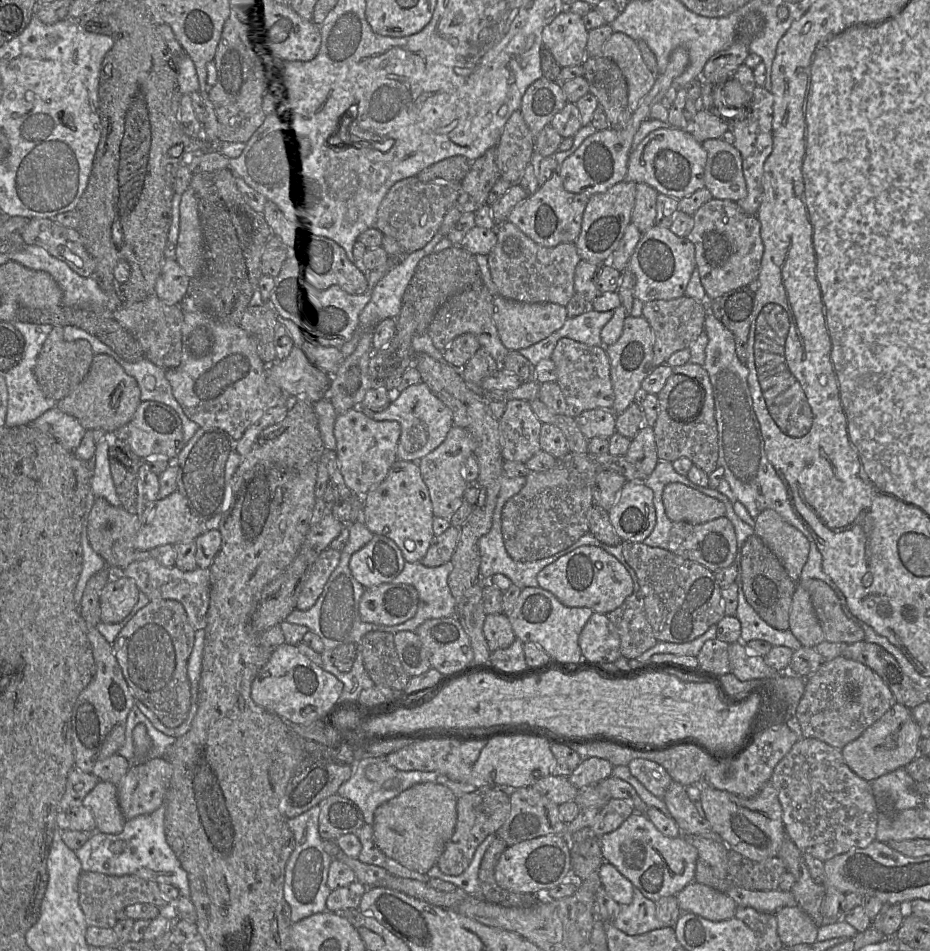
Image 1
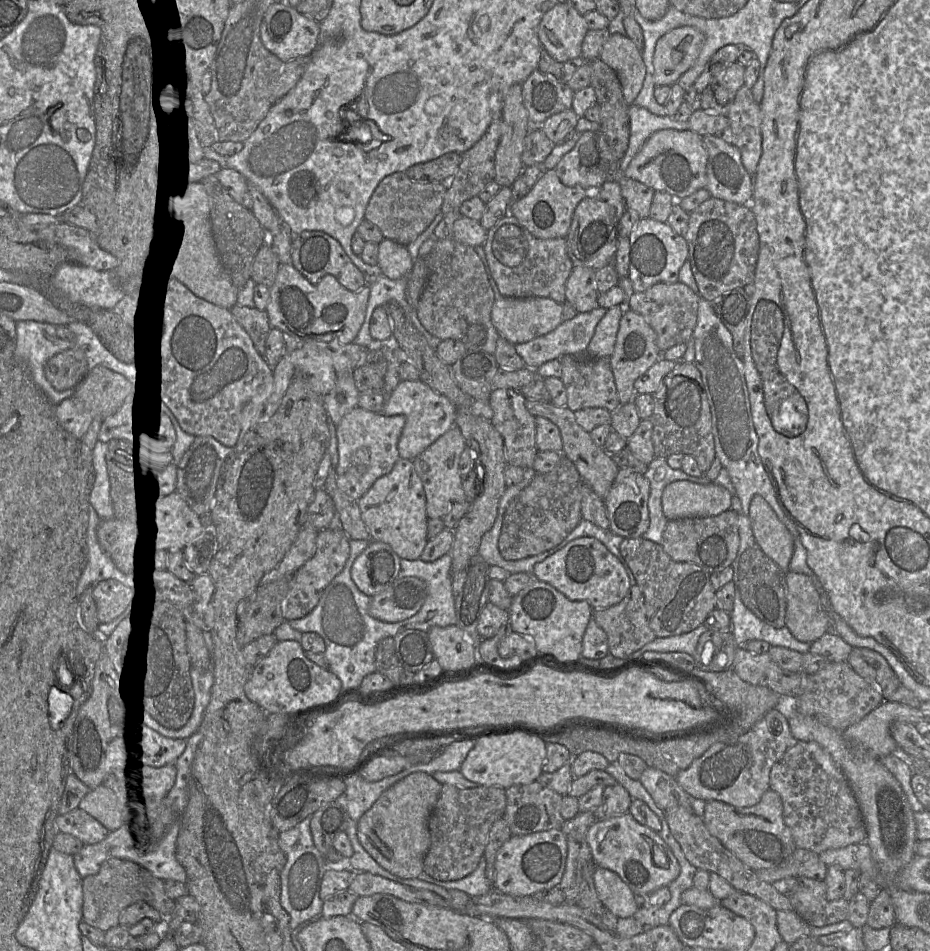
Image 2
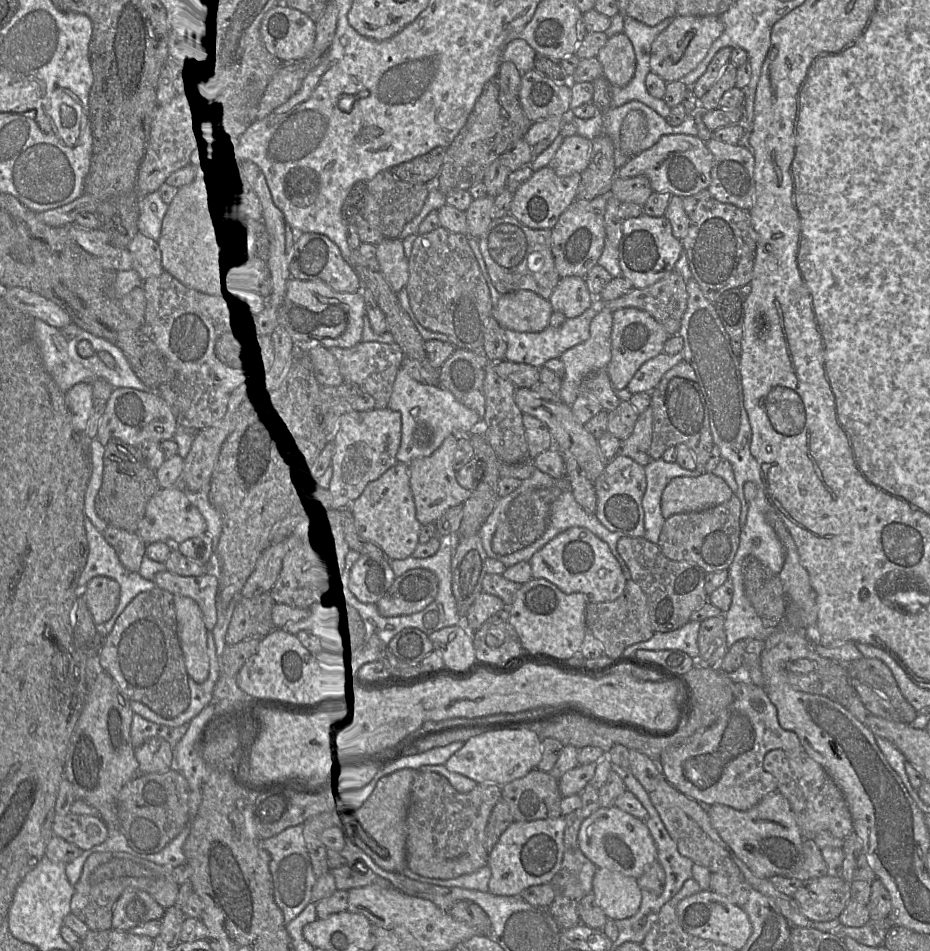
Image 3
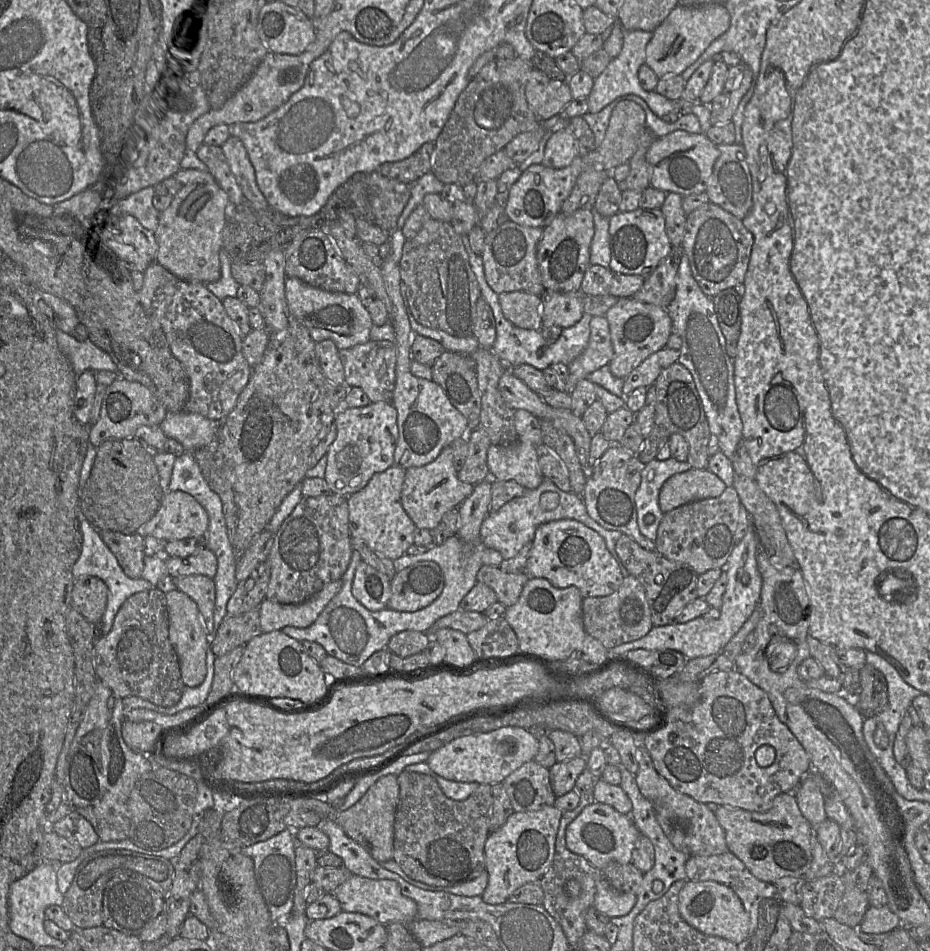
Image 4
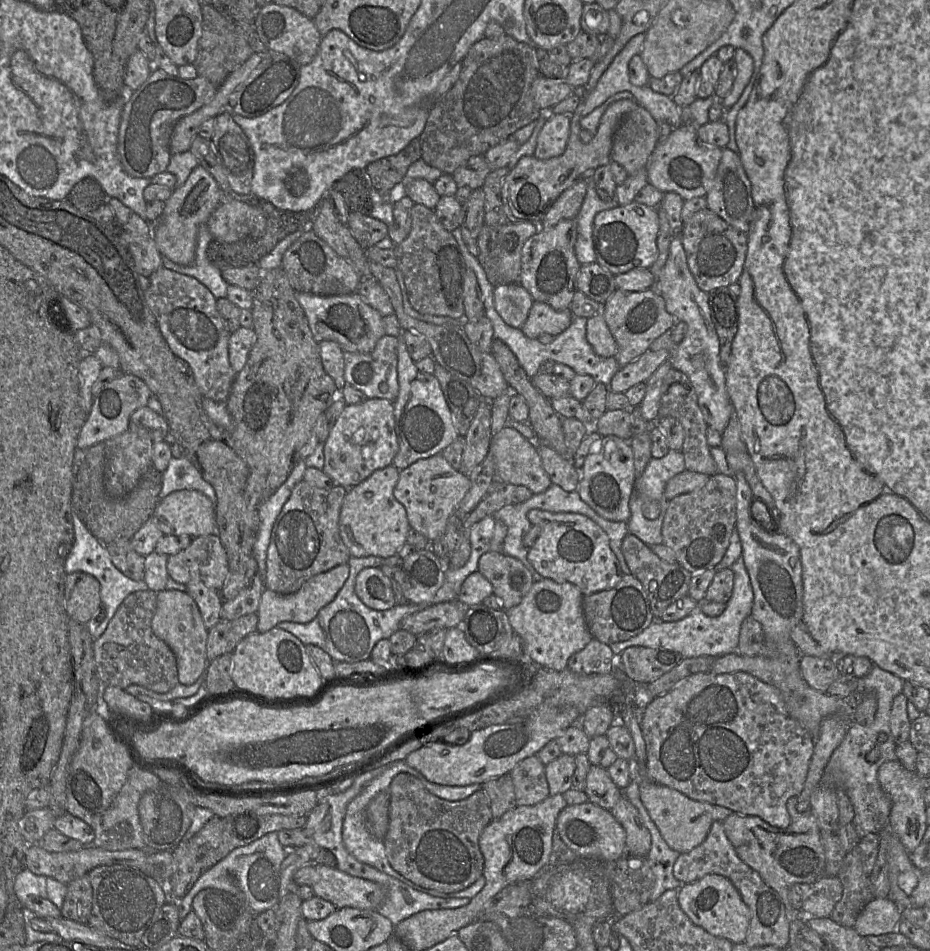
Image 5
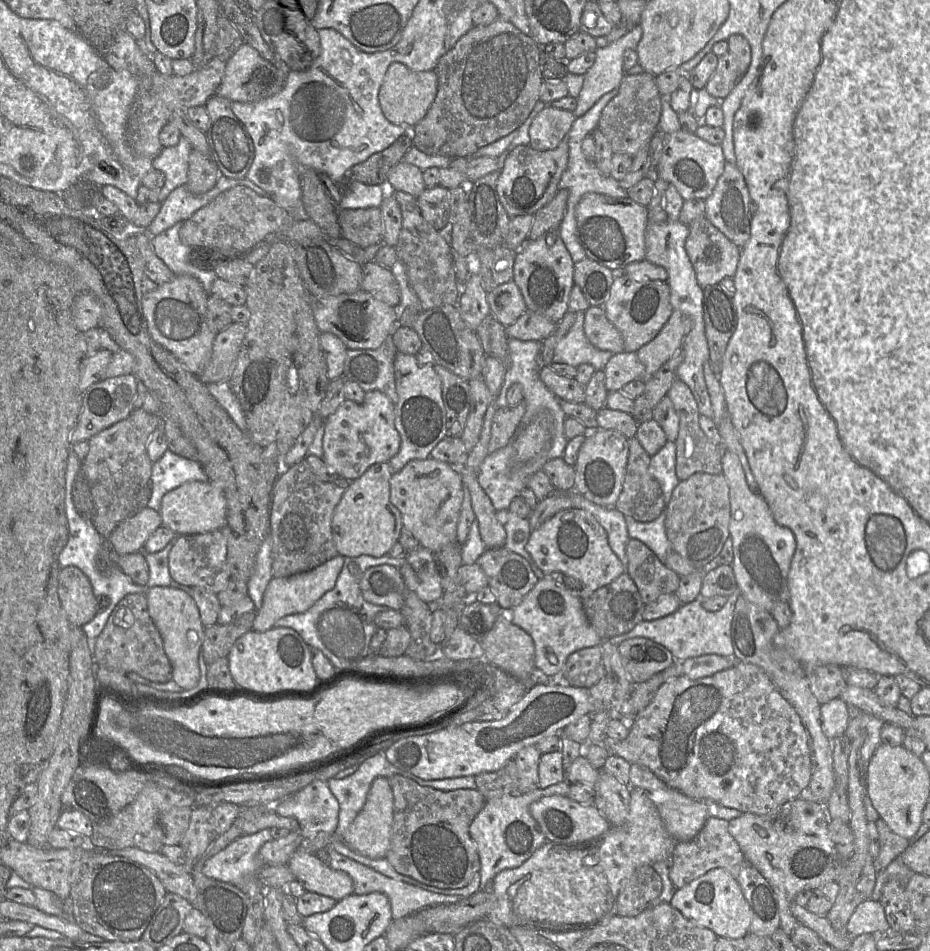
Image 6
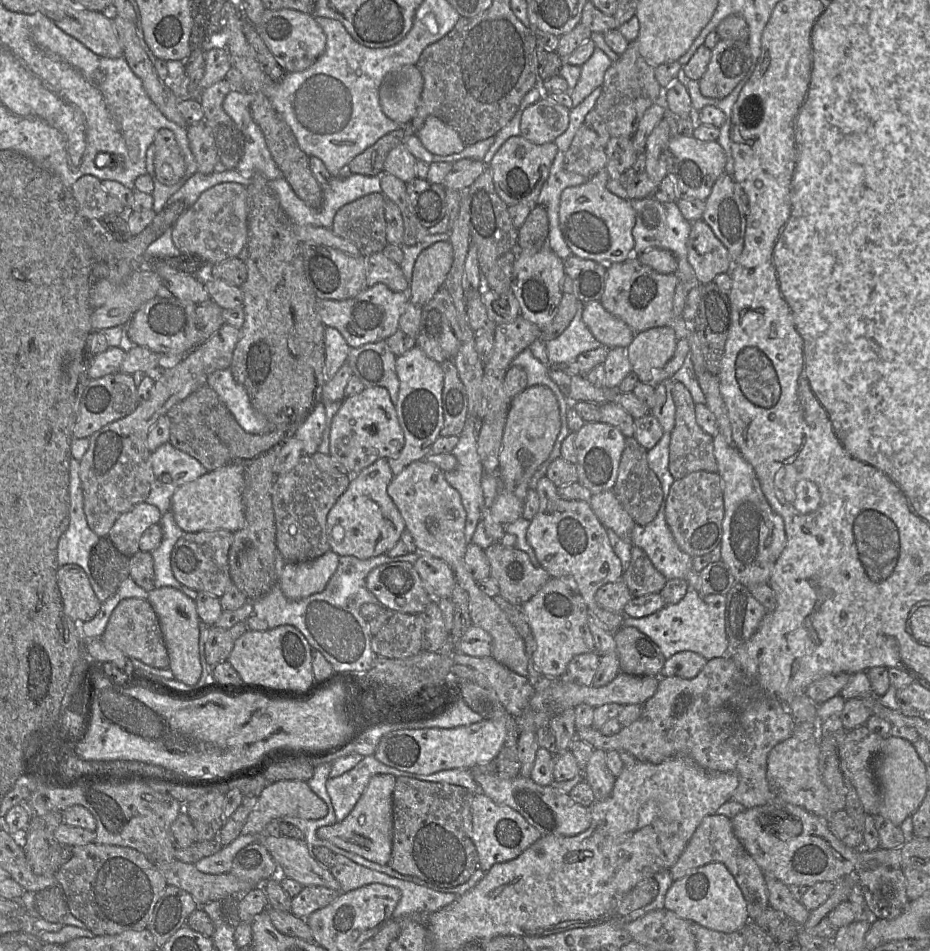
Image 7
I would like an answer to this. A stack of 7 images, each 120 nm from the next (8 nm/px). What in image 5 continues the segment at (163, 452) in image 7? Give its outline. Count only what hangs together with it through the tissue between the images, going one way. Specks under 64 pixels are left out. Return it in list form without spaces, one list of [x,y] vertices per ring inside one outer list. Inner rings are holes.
[[[187,456],[170,459],[166,470],[162,472],[162,488],[159,500],[179,490],[200,491],[214,503],[214,506],[216,504],[216,493],[213,487],[202,477]]]

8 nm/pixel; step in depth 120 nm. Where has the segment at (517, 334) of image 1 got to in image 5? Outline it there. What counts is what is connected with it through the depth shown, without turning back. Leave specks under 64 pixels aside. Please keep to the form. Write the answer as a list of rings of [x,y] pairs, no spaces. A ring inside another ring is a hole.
[[[507,283],[494,288],[494,306],[503,321],[521,329],[534,299],[520,283]]]

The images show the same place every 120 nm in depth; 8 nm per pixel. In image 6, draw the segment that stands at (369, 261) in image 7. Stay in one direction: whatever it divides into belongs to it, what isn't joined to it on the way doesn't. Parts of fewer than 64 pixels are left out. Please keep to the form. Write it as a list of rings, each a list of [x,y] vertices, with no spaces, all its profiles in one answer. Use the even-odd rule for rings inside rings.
[[[375,261],[363,265],[361,290],[392,307],[399,307],[400,289],[391,271]]]

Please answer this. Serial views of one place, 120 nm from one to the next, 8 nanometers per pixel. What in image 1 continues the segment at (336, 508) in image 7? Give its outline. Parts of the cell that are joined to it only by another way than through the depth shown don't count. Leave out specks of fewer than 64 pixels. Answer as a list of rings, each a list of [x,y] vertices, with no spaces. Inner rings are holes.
[[[397,460],[387,477],[363,496],[362,521],[374,535],[394,541],[409,563],[420,562],[425,556],[434,537],[433,518],[429,490],[417,462]]]

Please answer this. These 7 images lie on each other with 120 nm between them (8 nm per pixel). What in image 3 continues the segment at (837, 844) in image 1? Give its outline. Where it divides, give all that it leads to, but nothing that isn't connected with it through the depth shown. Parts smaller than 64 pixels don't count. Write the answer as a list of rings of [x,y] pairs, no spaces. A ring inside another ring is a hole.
[[[804,750],[801,752],[769,751],[763,759],[764,771],[772,774],[777,781],[777,791],[790,803],[802,835],[805,839],[813,837],[821,831],[829,831],[834,837],[845,839],[853,832],[853,822],[845,797],[824,768],[813,760]]]

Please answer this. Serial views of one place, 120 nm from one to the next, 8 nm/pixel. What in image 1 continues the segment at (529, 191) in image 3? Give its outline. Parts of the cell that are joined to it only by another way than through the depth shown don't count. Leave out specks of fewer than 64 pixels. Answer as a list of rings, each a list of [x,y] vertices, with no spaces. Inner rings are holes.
[[[554,173],[537,191],[516,205],[508,216],[523,233],[539,245],[553,247],[574,243],[581,232],[583,213],[590,195],[567,191],[558,173]]]

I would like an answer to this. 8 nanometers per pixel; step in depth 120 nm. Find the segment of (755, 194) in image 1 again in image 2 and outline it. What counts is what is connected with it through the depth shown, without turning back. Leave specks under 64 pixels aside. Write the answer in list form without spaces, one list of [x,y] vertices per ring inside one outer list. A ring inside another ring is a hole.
[[[742,86],[736,93],[727,115],[730,121],[730,128],[732,129],[733,134],[735,135],[735,146],[740,150],[742,164],[746,171],[753,176],[753,190],[754,190],[754,175],[757,170],[761,155],[762,155],[762,123],[761,123],[761,108],[760,104],[757,103],[752,95],[750,88]]]

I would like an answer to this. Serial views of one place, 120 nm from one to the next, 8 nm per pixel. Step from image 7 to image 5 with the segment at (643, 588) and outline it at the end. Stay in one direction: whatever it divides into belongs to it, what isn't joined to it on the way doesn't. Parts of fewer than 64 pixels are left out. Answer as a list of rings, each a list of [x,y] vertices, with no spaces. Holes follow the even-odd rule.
[[[629,533],[622,541],[621,550],[632,575],[642,584],[647,593],[654,619],[659,619],[663,611],[676,600],[688,596],[693,574],[679,563],[667,563],[652,552],[650,547],[638,537]]]

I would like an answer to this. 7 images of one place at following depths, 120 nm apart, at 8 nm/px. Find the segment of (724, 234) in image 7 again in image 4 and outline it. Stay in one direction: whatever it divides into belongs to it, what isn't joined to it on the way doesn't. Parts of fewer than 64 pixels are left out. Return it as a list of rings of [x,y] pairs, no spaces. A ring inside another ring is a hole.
[[[717,145],[719,157],[706,191],[711,203],[739,219],[753,206],[752,177],[743,145]]]

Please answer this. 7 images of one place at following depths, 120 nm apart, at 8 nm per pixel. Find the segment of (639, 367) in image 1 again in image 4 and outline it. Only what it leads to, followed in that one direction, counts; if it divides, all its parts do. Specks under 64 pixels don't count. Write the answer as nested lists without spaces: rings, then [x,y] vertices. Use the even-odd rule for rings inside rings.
[[[633,297],[619,298],[608,309],[605,317],[609,323],[614,355],[609,362],[611,373],[625,379],[647,357],[666,347],[672,333],[672,320],[663,308],[635,300]]]

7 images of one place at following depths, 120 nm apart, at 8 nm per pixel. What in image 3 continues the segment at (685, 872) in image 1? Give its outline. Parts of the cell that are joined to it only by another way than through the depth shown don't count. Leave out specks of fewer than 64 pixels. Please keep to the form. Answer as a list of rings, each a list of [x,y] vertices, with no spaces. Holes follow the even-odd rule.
[[[615,806],[600,807],[582,822],[578,833],[578,844],[583,854],[597,868],[606,868],[635,879],[643,875],[657,861],[655,842],[645,821]]]

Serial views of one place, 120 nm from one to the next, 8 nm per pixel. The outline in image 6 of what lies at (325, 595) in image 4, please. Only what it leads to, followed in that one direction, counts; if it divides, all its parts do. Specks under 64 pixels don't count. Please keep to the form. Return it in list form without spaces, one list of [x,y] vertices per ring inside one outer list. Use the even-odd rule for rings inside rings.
[[[344,556],[334,558],[306,572],[288,577],[273,577],[267,585],[262,605],[256,611],[252,630],[265,632],[274,627],[274,623],[287,615],[299,614],[311,608],[326,592],[334,588],[344,564]]]

